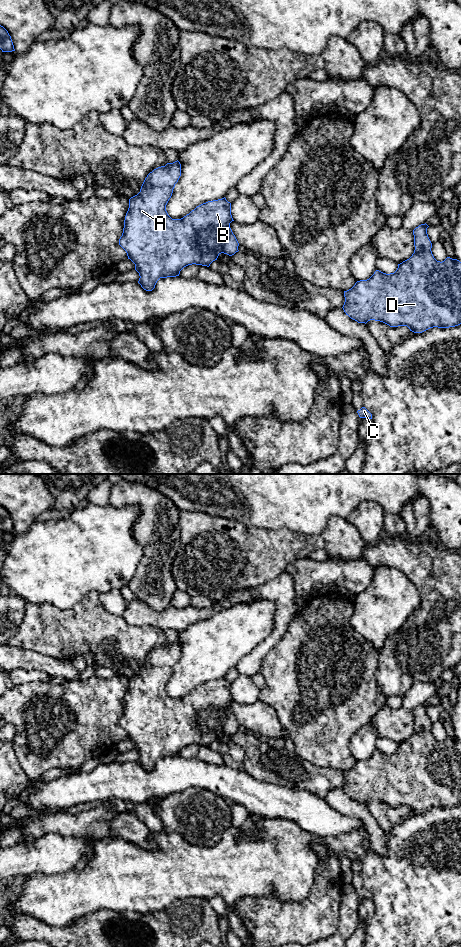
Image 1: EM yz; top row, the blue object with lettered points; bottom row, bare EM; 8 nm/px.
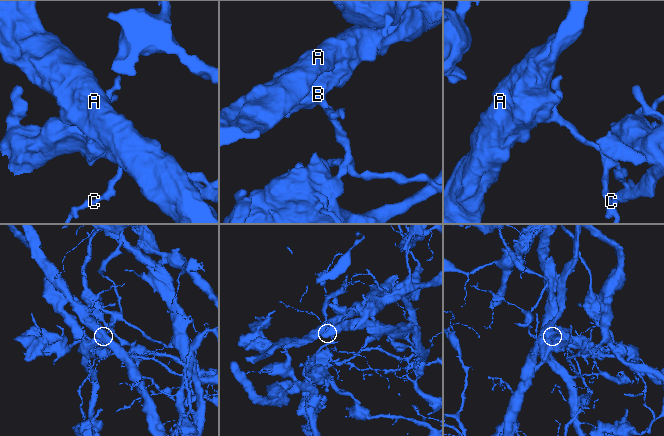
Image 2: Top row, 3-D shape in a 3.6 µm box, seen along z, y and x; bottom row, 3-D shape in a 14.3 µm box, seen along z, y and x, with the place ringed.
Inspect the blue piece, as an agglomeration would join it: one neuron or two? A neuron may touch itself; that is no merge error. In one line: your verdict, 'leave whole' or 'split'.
split

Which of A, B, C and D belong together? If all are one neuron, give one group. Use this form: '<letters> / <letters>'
A B / C D

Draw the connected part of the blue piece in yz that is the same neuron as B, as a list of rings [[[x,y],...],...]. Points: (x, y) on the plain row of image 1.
[[[178,640],[158,647],[147,655],[140,672],[129,679],[129,688],[125,696],[119,725],[126,731],[128,739],[135,744],[135,750],[140,756],[138,763],[146,771],[152,771],[160,758],[179,756],[180,751],[188,745],[209,747],[213,741],[217,740],[229,720],[239,725],[230,708],[230,703],[234,701],[231,695],[231,683],[225,677],[203,683],[181,699],[172,699],[168,695],[166,685],[180,656],[181,644]]]

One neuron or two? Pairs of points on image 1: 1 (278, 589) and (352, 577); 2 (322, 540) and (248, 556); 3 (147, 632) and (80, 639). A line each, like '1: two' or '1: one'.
1: two
2: one
3: one

